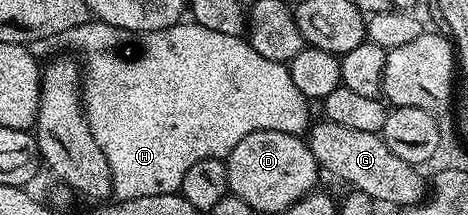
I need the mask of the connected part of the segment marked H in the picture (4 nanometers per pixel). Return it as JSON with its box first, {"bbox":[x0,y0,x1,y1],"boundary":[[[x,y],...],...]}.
{"bbox":[71,20,311,199],"boundary":[[[100,20],[84,22],[82,26],[75,27],[71,32],[72,37],[77,37],[81,50],[85,53],[84,65],[87,69],[87,82],[91,84],[91,92],[87,94],[87,113],[90,126],[95,140],[107,156],[109,175],[113,181],[112,193],[118,194],[118,199],[142,198],[143,196],[159,196],[160,194],[176,194],[183,184],[183,176],[191,164],[208,158],[224,159],[243,140],[243,136],[251,136],[251,132],[260,130],[278,130],[288,134],[304,135],[311,124],[309,118],[310,103],[295,88],[295,80],[291,80],[291,72],[284,62],[267,60],[265,56],[259,56],[248,44],[248,41],[241,36],[227,36],[223,32],[211,32],[211,28],[203,28],[198,22],[192,20],[182,21],[175,26],[169,26],[166,30],[151,30],[145,33],[138,33],[136,30],[124,30],[118,26],[112,26]]]}

